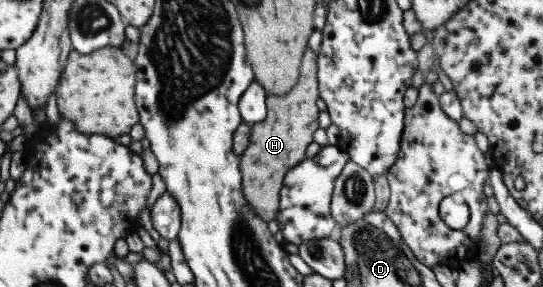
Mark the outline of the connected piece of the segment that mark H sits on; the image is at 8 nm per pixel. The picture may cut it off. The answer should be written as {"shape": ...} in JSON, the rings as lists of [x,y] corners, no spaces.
{"shape":[[[308,46],[300,64],[297,84],[285,96],[267,96],[266,117],[258,123],[251,124],[248,147],[239,156],[242,191],[257,216],[266,223],[277,216],[280,207],[280,190],[286,172],[306,158],[306,148],[313,142],[313,133],[319,128],[317,57],[313,49]]]}

